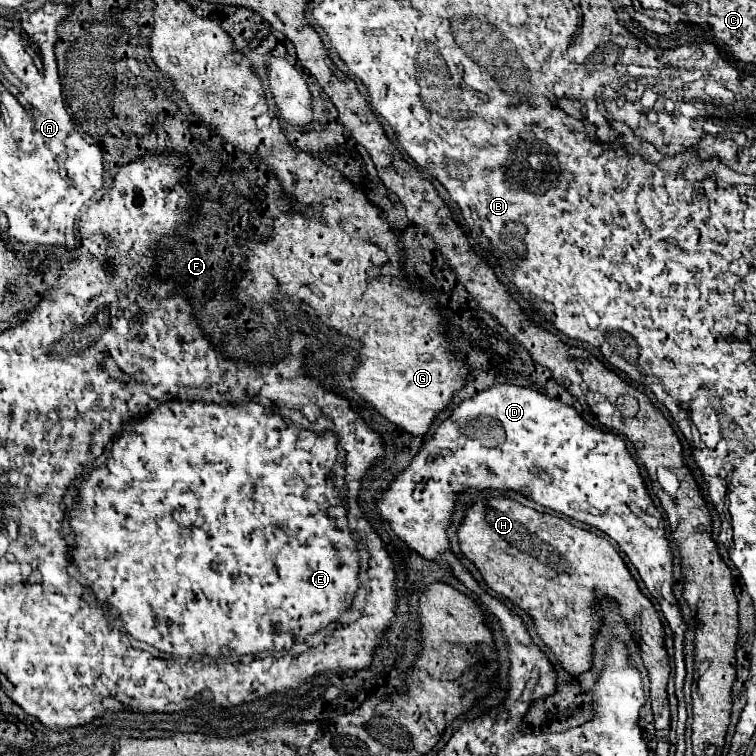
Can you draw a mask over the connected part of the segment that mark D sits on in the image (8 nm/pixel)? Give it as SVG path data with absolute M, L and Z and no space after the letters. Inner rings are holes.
M507 383L477 391L451 411L409 467L379 493L375 505L393 533L415 553L429 561L447 563L467 589L481 589L451 553L445 531L455 495L467 487L477 491L513 489L543 507L601 529L617 541L637 567L649 593L659 601L665 619L681 619L671 591L673 555L665 539L663 517L655 509L639 467L619 435L591 427L573 407L557 399ZM417 483L419 499L413 497ZM633 511L641 511L641 517ZM661 593L665 593L665 599Z

